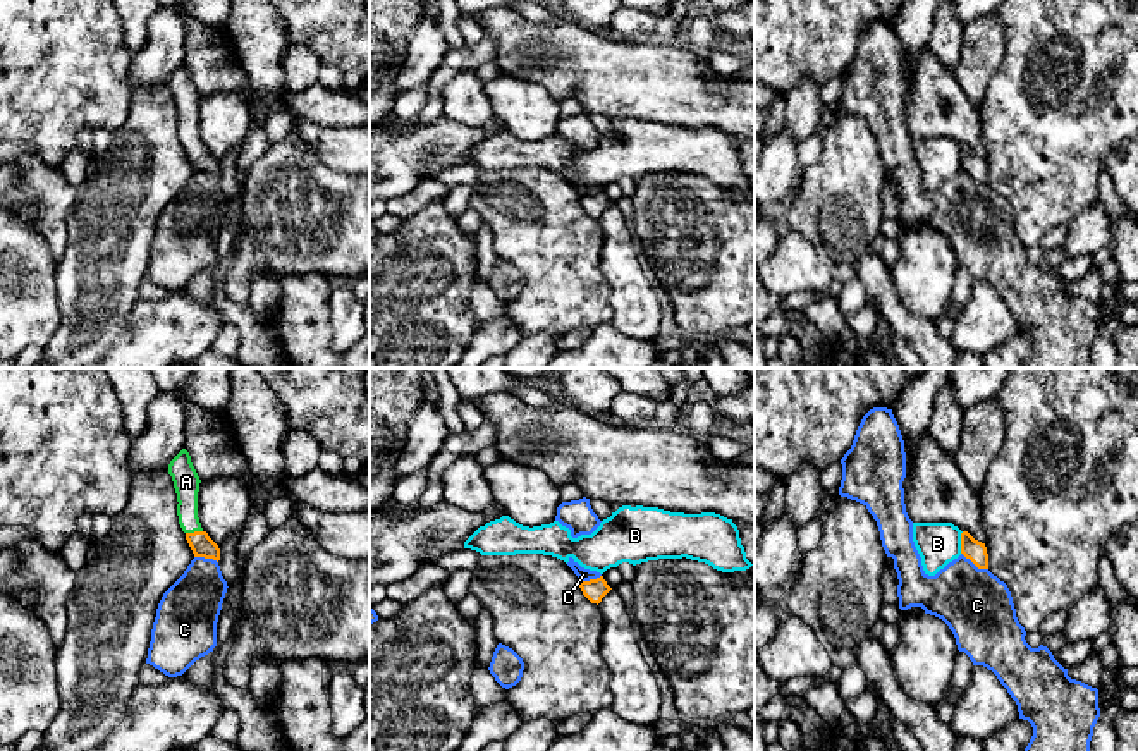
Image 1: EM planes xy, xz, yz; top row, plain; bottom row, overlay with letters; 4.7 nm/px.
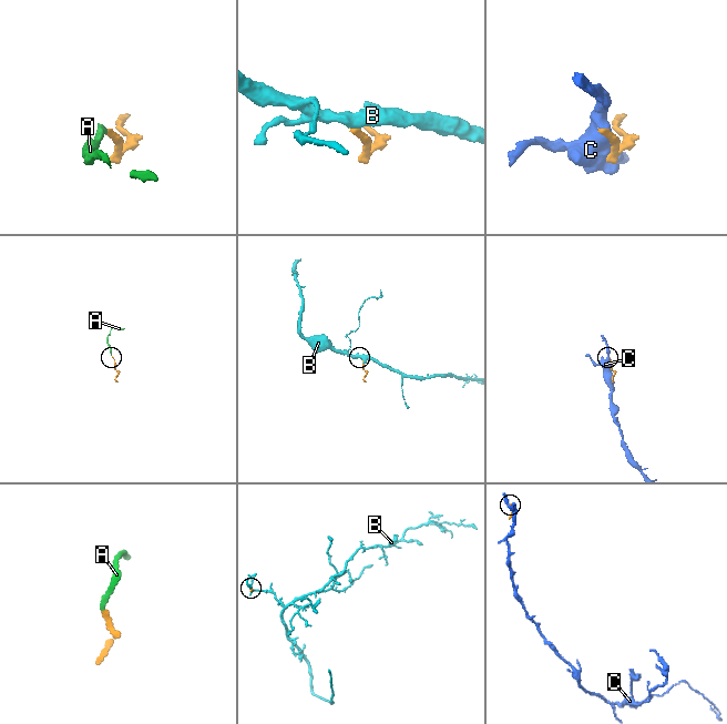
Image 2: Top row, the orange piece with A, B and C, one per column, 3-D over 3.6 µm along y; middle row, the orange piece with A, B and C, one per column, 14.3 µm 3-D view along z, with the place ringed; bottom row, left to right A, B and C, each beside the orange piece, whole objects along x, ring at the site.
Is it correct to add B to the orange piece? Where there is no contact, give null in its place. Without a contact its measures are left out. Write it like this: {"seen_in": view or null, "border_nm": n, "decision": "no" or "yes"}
{"seen_in": "yz", "border_nm": 110, "decision": "no"}

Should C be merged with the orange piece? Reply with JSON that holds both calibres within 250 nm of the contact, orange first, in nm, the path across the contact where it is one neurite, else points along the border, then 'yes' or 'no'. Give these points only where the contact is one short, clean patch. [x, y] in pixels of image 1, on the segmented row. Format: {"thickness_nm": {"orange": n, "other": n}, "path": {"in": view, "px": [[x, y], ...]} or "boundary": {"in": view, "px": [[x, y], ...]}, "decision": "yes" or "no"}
{"thickness_nm": {"orange": 100, "other": 320}, "decision": "no"}

